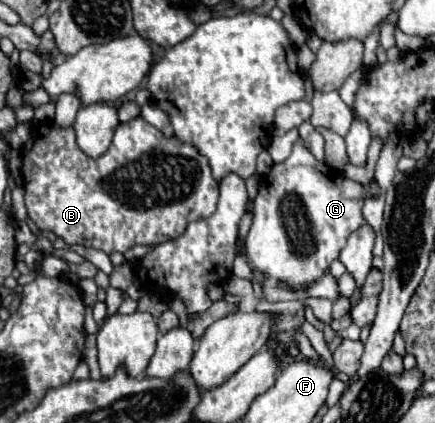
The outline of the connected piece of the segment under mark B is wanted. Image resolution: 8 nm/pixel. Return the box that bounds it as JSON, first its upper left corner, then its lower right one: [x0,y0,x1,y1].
[21,117,219,253]

